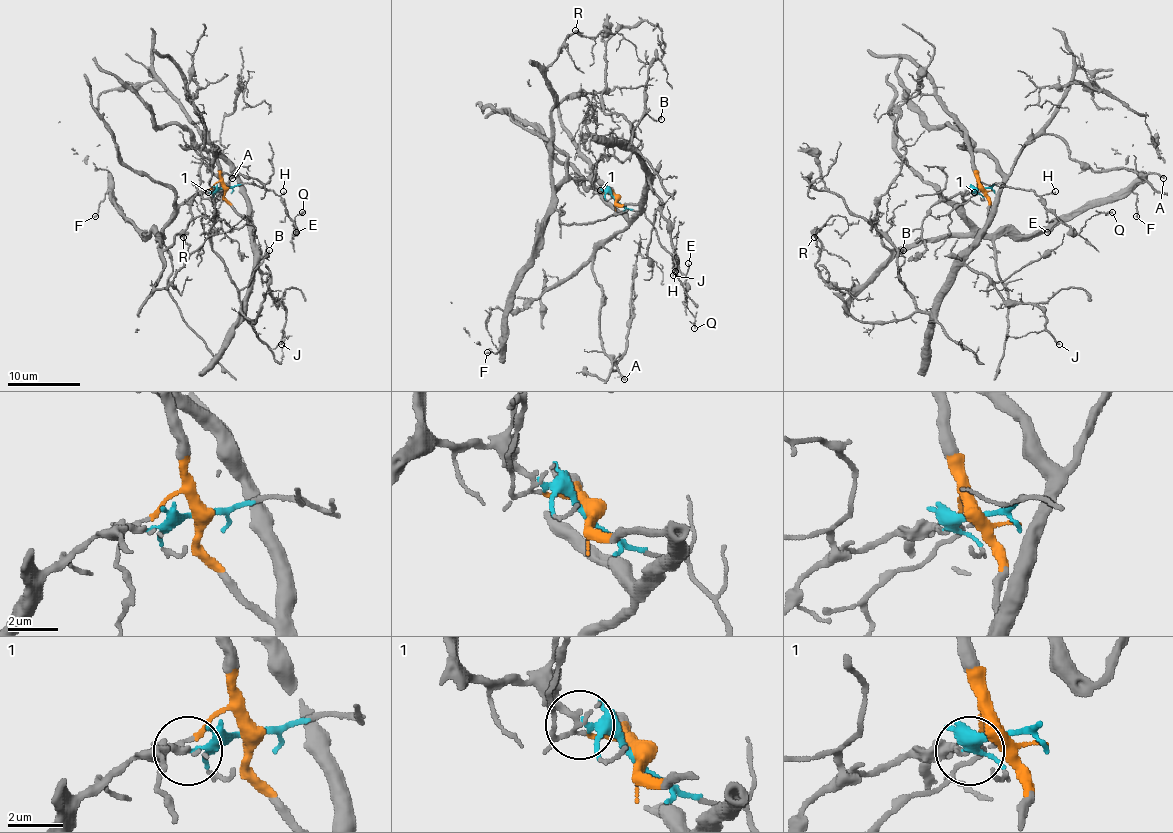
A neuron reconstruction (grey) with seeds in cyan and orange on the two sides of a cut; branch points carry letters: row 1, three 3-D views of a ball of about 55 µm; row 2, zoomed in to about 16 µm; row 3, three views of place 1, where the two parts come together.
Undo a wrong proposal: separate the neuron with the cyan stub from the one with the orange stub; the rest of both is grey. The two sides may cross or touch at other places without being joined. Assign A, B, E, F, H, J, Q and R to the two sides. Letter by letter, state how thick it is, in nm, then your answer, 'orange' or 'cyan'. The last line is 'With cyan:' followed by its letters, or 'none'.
A: calibre 200 nm; orange
B: calibre 140 nm; orange
E: calibre 140 nm; cyan
F: calibre 160 nm; cyan
H: calibre 110 nm; cyan
J: calibre 170 nm; orange
Q: calibre 100 nm; cyan
R: calibre 110 nm; cyan
With cyan: E, F, H, Q, R

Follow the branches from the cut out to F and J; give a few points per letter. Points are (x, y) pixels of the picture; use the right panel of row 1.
F: (983, 187), (965, 193), (963, 215), (985, 233), (1049, 231), (1065, 217), (1131, 193), (1136, 195), (1136, 217)
J: (983, 187), (989, 218), (965, 262), (987, 277), (1005, 300), (1029, 302), (1042, 311), (1045, 330), (1060, 344)

